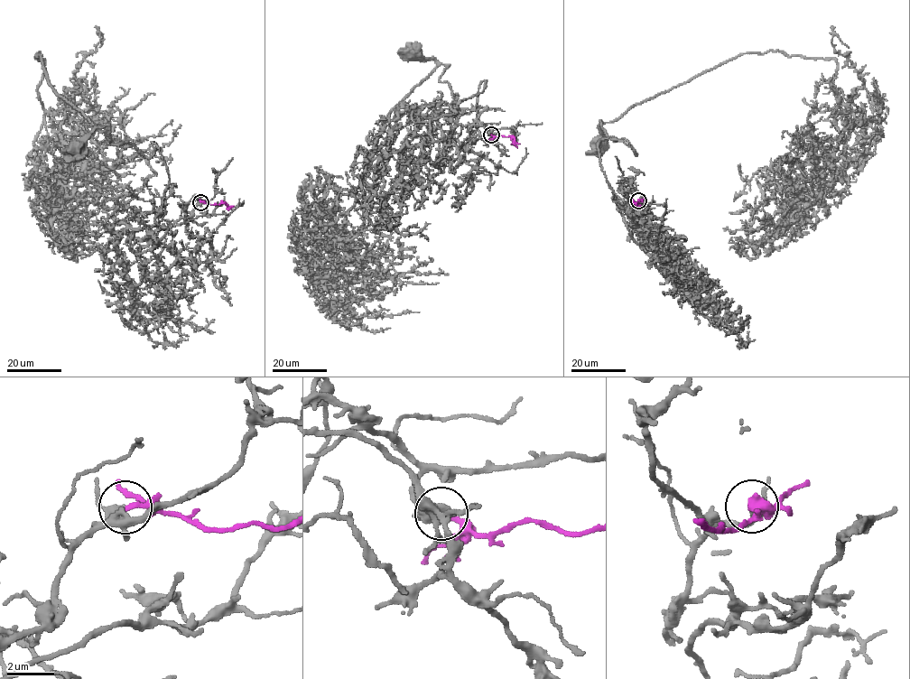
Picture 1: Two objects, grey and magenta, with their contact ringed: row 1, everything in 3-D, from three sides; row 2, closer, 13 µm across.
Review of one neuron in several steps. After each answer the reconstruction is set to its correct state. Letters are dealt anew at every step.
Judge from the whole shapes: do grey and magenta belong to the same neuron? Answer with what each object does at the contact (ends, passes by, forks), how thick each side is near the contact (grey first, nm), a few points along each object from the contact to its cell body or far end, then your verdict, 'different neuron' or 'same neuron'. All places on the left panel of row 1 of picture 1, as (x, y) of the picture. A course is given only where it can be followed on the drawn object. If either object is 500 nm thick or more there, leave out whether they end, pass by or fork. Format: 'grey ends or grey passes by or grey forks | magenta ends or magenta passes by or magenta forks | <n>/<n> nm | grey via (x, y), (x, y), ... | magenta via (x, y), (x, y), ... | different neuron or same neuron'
grey passes by | magenta ends | 320/220 nm | grey via (200, 202), (155, 239), (169, 180), (157, 144), (146, 157), (108, 142), (107, 125), (78, 149) | magenta via (200, 202), (226, 204), (229, 209), (233, 206) | same neuron

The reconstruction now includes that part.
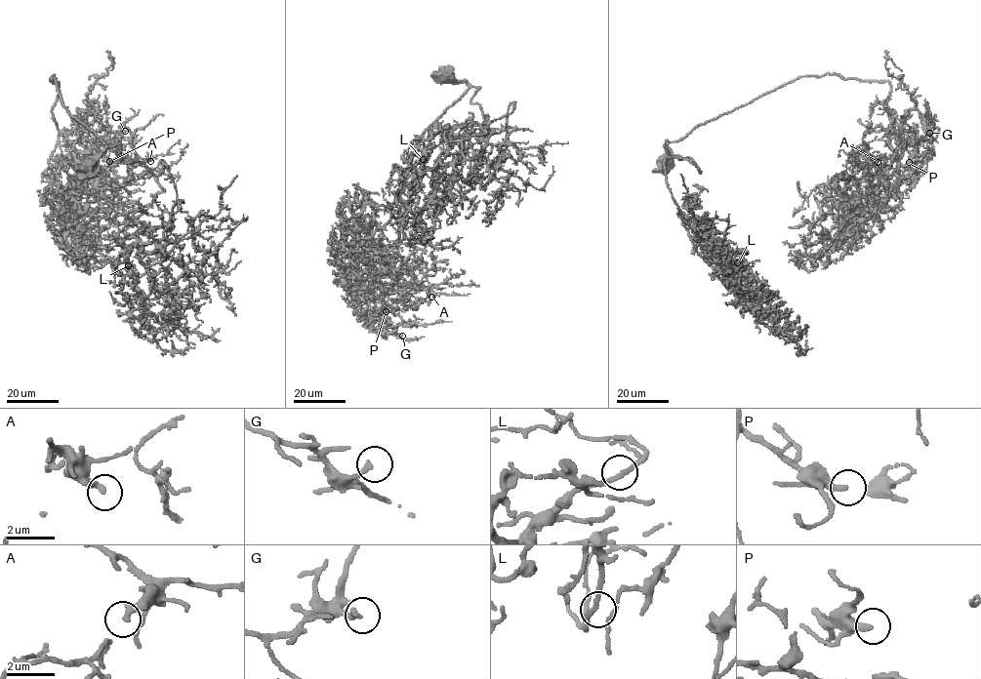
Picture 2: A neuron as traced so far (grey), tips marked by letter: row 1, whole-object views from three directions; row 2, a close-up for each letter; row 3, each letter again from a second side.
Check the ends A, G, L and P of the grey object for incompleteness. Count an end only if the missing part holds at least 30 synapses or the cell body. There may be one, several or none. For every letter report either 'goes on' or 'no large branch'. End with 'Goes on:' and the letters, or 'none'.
A: no large branch
G: no large branch
L: no large branch
P: goes on
Goes on: P

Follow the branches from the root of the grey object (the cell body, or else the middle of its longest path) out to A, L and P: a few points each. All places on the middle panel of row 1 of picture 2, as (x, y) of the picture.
A: (446, 76), (468, 90), (415, 148), (373, 273), (357, 271), (348, 285), (393, 274), (431, 297)
L: (446, 76), (479, 87), (470, 101), (490, 133), (514, 107), (486, 128), (438, 128), (423, 159)
P: (446, 76), (468, 90), (425, 132), (383, 229), (373, 273), (361, 270), (355, 277), (353, 306), (386, 311)

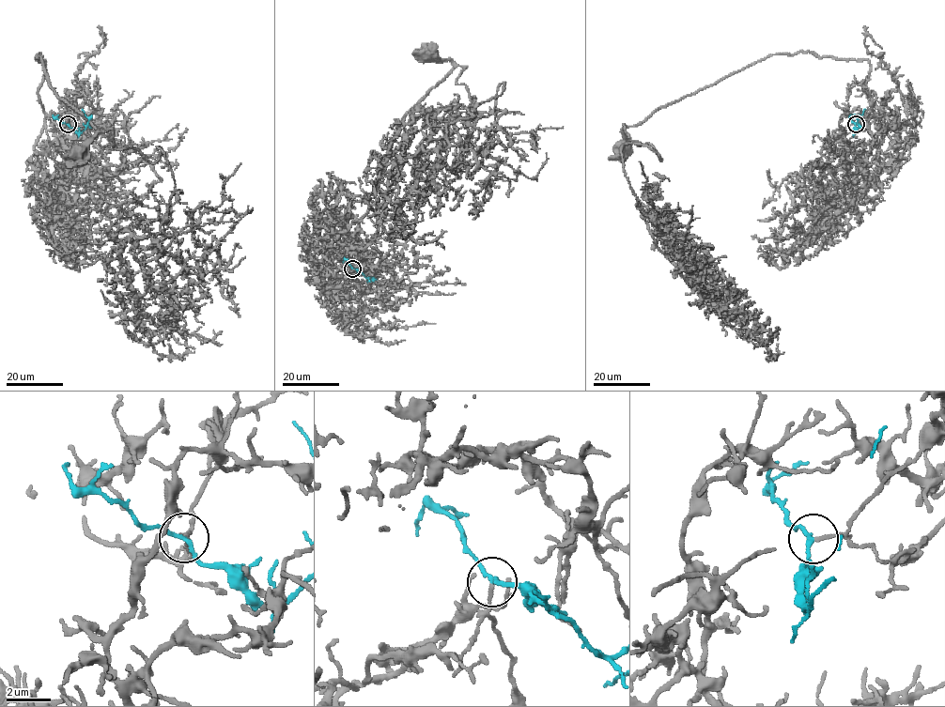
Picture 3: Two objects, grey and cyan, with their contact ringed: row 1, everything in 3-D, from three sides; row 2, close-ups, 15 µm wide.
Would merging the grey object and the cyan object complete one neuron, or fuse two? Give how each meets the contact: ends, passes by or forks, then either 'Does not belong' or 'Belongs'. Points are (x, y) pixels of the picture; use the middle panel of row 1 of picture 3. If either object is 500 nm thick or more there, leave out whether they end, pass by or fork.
At the ring grey ends. At the ring cyan passes by. Does not belong

